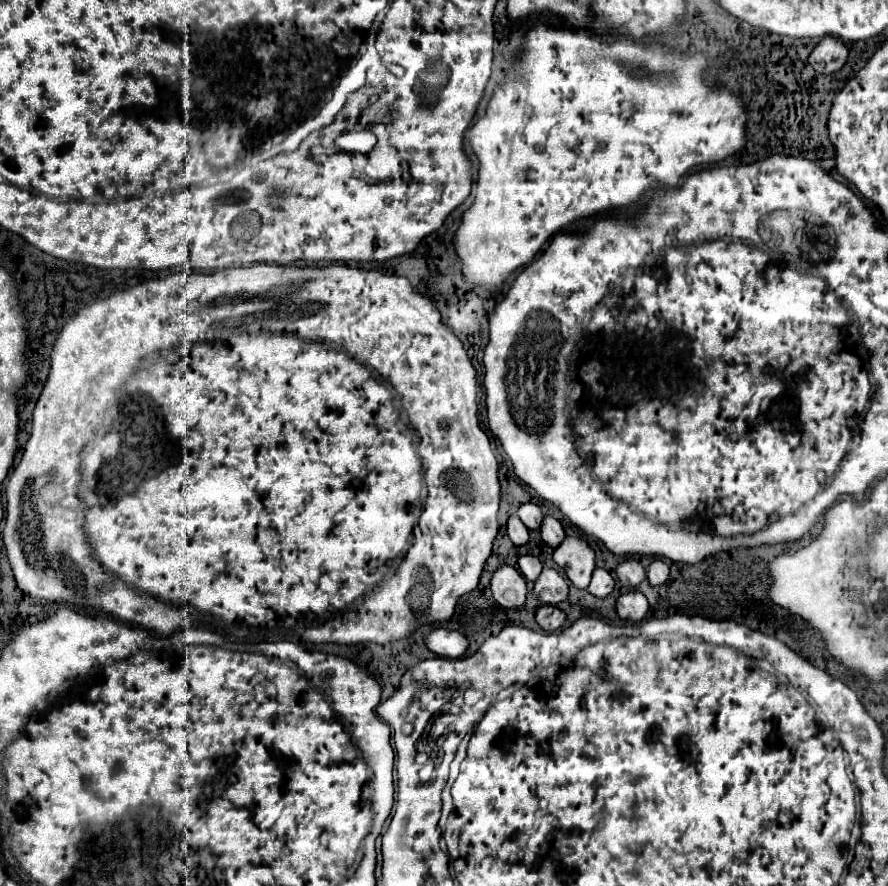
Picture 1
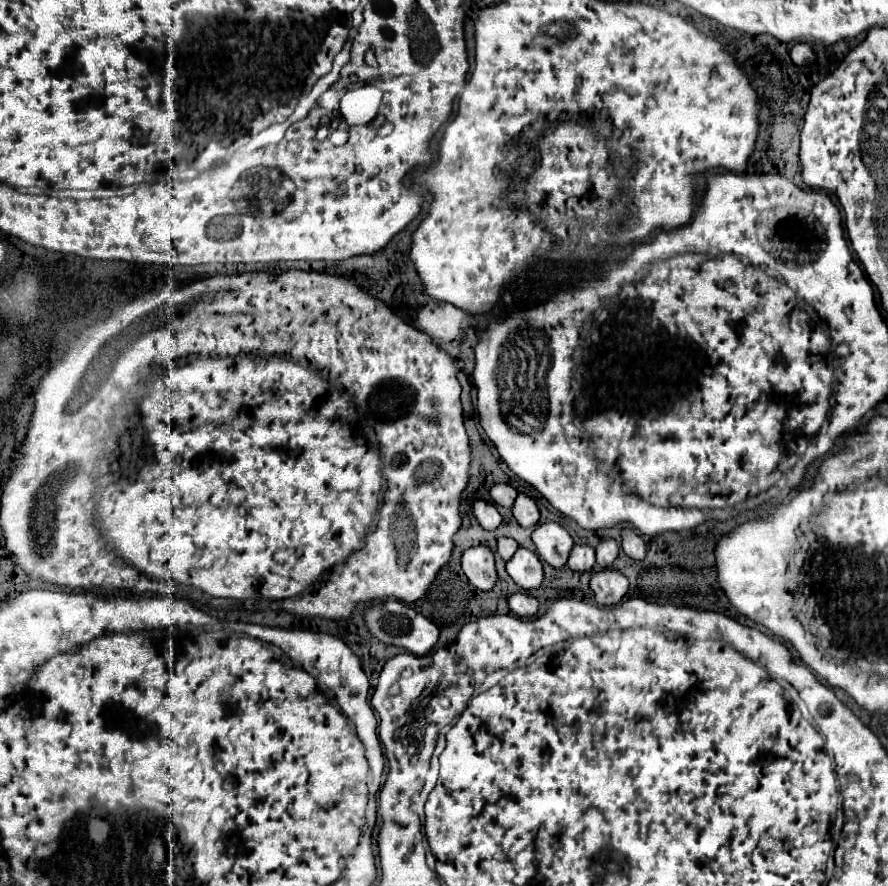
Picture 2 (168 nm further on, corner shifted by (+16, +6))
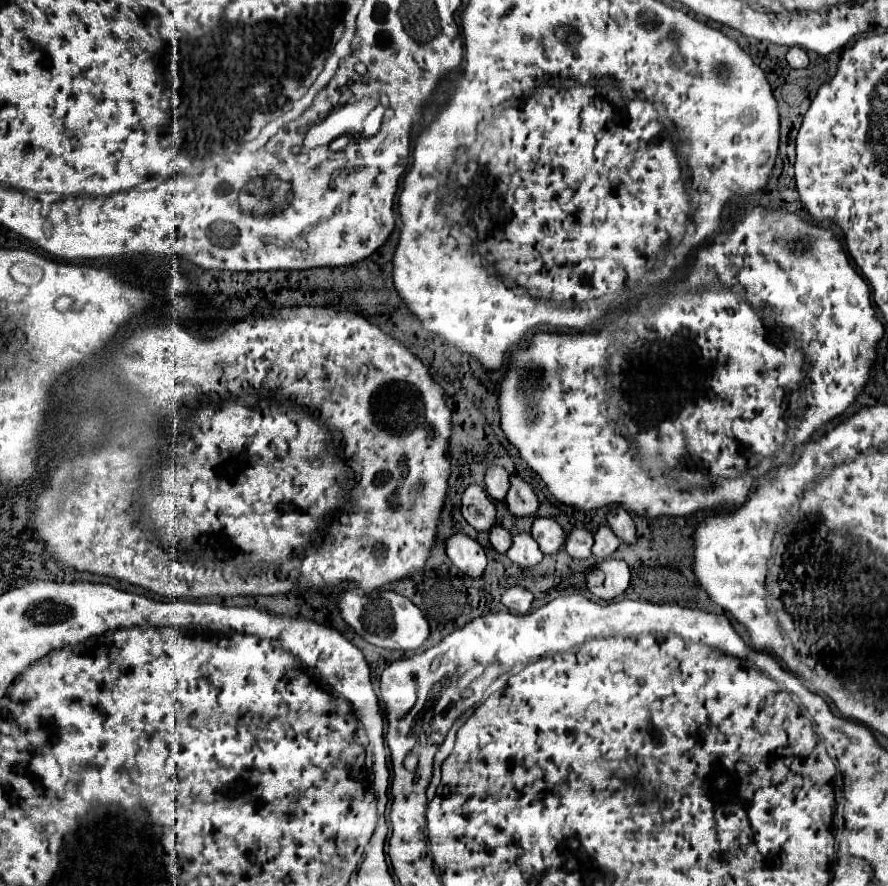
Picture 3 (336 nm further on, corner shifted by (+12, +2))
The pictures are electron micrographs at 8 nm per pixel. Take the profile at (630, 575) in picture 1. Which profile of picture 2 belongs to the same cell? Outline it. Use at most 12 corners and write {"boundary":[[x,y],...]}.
{"boundary":[[604,539],[596,547],[596,565],[600,569],[612,567],[618,557],[614,539]]}

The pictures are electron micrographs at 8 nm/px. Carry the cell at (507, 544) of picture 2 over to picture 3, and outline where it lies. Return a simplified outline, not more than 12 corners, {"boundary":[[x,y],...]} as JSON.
{"boundary":[[492,525],[490,543],[498,553],[506,553],[512,535],[502,525]]}

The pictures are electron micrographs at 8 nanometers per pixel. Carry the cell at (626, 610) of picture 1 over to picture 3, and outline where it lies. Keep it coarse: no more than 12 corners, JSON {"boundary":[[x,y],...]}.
{"boundary":[[606,559],[588,573],[588,589],[604,601],[624,593],[626,561]]}

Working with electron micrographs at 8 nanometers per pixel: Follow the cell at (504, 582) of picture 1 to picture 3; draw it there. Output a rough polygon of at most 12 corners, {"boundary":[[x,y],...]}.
{"boundary":[[464,533],[446,539],[446,555],[460,573],[480,577],[482,545]]}

